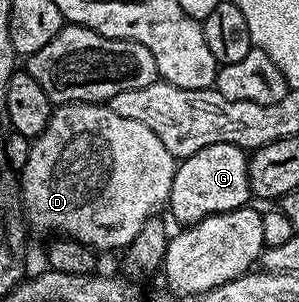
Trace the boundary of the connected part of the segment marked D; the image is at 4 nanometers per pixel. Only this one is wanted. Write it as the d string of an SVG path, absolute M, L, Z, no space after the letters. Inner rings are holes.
M79 101L73 105L57 105L48 125L32 141L26 167L19 170L29 230L63 235L95 251L123 250L155 214L152 212L167 206L177 164L177 158L166 151L162 139L150 127L116 114L107 103Z

